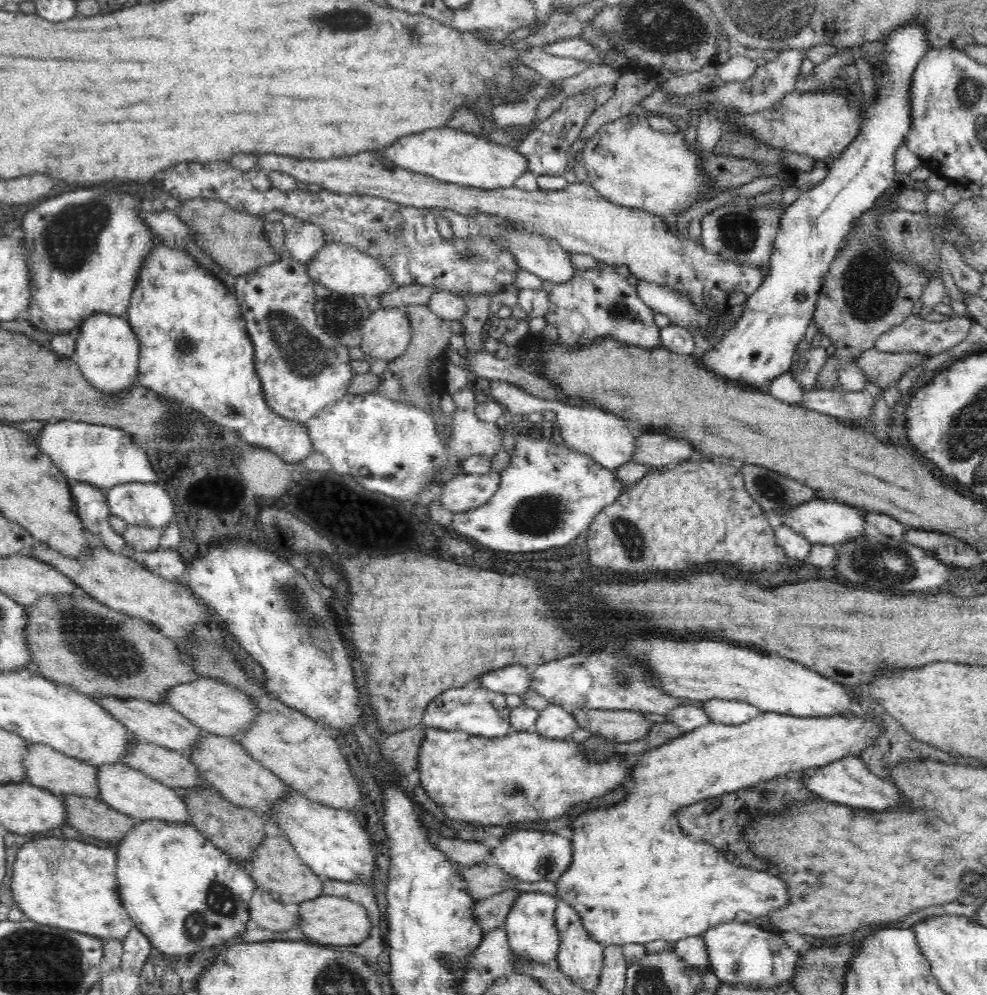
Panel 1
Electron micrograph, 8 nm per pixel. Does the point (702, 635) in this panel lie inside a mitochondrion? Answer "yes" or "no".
no

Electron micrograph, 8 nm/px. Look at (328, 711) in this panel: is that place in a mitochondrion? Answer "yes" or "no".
no

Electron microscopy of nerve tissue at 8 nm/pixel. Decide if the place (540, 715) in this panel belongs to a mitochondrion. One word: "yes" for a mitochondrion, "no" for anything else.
no

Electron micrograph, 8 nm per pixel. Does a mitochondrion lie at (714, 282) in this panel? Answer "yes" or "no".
no

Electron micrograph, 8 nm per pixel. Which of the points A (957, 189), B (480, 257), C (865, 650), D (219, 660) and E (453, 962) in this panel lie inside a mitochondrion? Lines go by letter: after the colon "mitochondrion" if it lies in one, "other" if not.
A: other
B: mitochondrion
C: other
D: mitochondrion
E: mitochondrion

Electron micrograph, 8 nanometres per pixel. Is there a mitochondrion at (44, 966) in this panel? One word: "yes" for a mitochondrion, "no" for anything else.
yes

